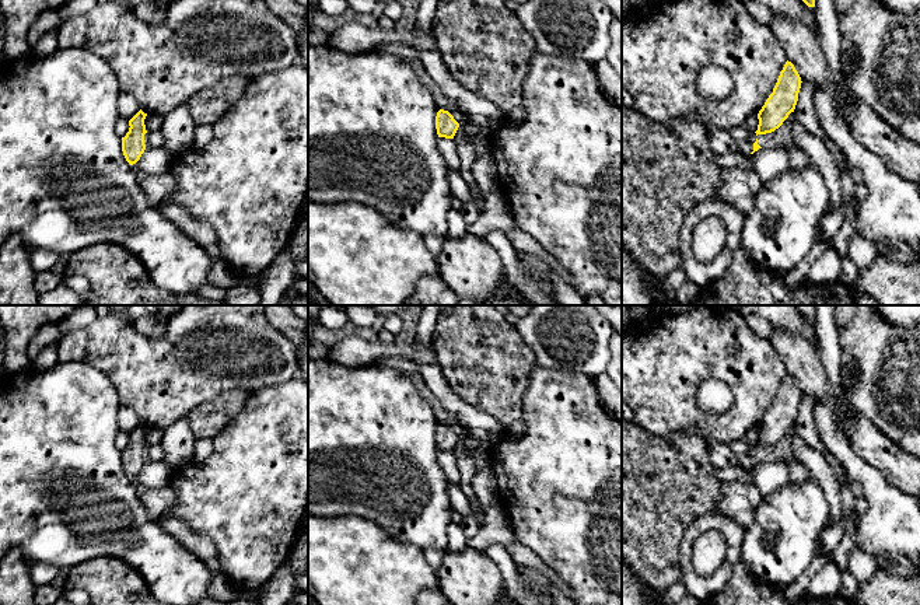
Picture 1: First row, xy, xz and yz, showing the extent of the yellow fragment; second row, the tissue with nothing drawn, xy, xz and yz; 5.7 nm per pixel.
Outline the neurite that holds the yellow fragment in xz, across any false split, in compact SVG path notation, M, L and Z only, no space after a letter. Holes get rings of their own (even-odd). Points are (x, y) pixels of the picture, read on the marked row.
M440 109L435 116L435 129L438 137L454 139L459 123L454 119L454 116L444 109Z

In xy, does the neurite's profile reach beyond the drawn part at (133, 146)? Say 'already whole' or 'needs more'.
needs more

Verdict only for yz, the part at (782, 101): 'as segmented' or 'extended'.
as segmented

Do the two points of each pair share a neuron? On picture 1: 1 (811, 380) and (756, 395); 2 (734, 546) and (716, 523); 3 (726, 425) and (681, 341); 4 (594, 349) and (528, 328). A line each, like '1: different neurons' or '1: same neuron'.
1: different neurons
2: same neuron
3: same neuron
4: same neuron

